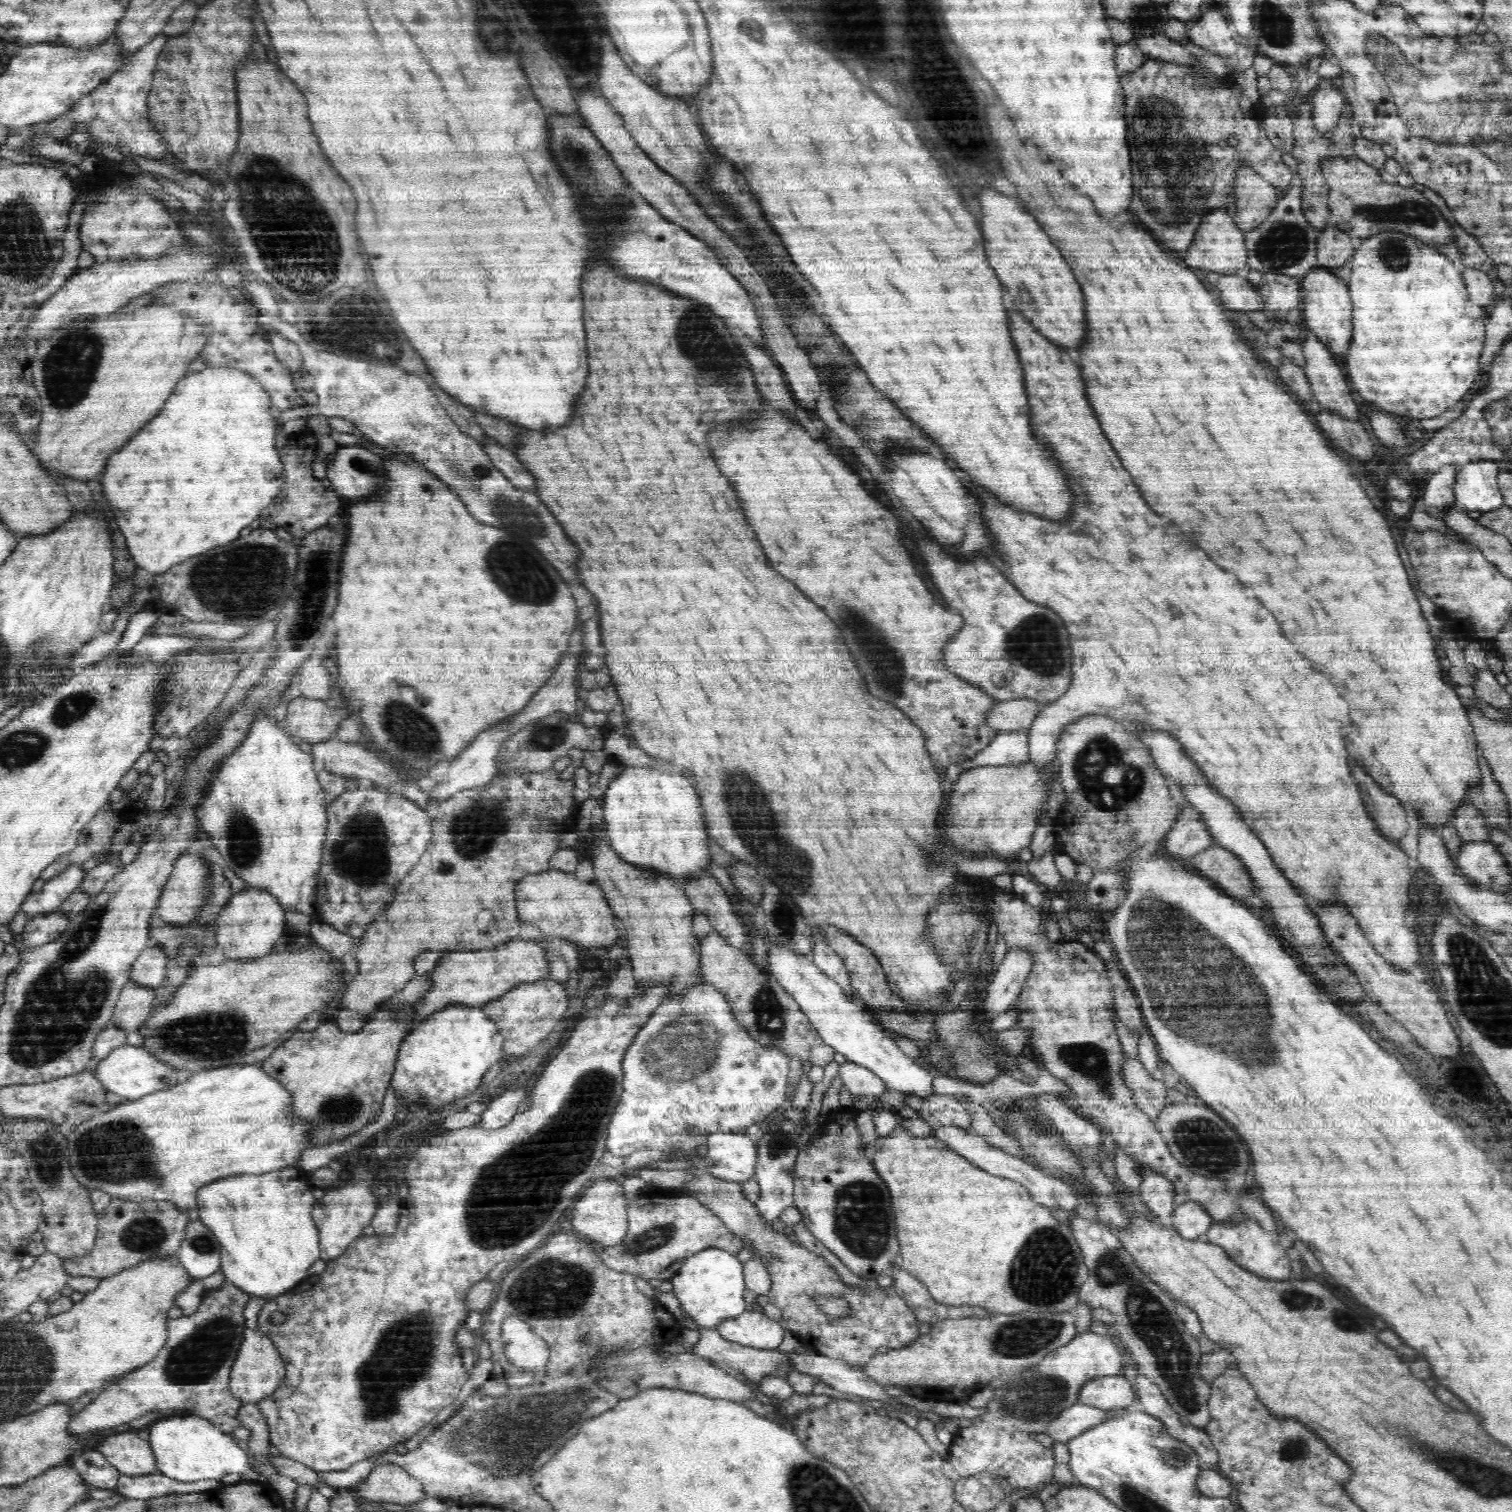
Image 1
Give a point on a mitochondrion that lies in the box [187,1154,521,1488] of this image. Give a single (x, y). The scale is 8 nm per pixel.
(398, 1363)

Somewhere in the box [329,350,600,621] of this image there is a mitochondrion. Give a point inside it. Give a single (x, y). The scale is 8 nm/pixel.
(517, 572)

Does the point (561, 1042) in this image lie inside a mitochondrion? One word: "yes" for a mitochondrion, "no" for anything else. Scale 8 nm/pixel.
no

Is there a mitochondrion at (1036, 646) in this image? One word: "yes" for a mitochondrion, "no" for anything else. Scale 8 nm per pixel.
yes

